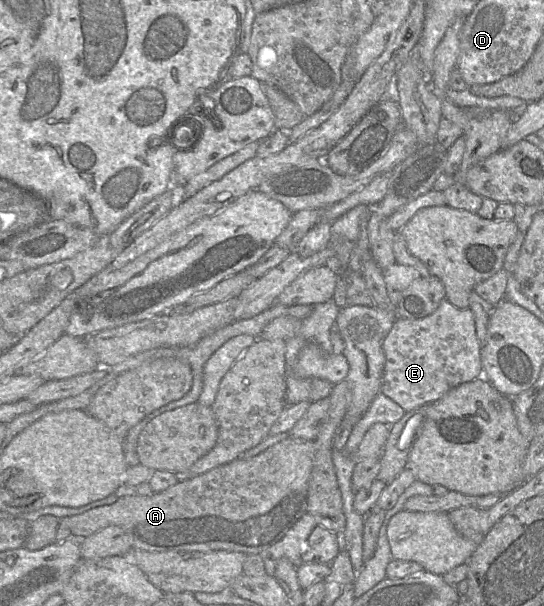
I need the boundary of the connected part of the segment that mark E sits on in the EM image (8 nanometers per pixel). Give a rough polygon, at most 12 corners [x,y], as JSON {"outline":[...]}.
{"outline":[[474,315],[398,317],[380,391],[405,412],[483,377]]}

